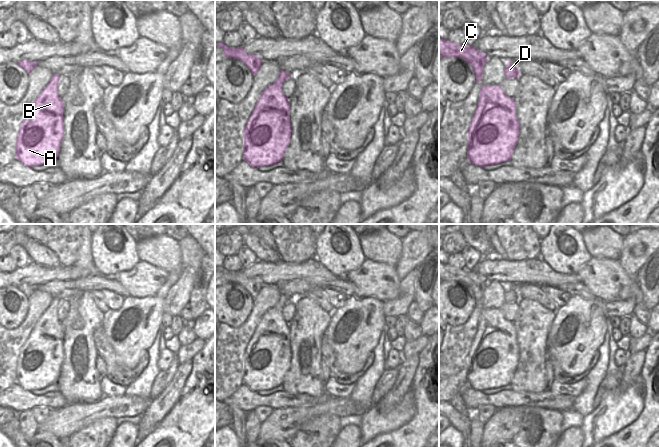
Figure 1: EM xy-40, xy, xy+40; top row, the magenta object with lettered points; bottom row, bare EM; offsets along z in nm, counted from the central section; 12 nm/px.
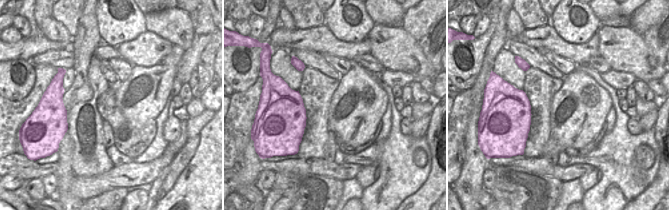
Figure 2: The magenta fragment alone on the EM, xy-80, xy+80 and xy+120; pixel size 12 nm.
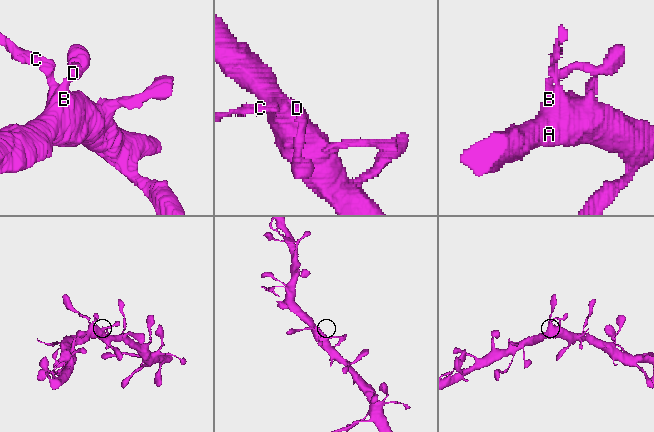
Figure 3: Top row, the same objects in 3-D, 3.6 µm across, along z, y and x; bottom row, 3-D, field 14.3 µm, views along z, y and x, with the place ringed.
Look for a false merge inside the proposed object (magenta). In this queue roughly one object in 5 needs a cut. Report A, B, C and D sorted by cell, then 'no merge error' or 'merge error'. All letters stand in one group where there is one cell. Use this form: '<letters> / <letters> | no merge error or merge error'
A B C D | no merge error

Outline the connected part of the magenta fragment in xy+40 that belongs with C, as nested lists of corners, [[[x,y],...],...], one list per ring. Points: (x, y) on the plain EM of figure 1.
[[[439,262],[439,278],[442,281],[463,282],[472,290],[476,306],[482,304],[483,293],[488,285],[487,280],[482,275],[475,273],[473,270],[457,269],[448,263]]]

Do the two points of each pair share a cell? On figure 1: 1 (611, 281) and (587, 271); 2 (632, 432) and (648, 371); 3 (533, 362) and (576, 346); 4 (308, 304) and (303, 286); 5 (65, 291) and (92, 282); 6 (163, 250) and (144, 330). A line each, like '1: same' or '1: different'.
1: same
2: same
3: different
4: different
5: same
6: different

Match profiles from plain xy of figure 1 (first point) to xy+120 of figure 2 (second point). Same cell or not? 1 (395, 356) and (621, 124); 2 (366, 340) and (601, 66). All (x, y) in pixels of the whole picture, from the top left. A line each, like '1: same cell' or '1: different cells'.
1: different cells
2: different cells

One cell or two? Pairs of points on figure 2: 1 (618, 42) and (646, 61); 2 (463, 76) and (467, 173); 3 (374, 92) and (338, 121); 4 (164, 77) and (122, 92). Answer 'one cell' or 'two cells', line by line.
1: one cell
2: two cells
3: one cell
4: one cell

